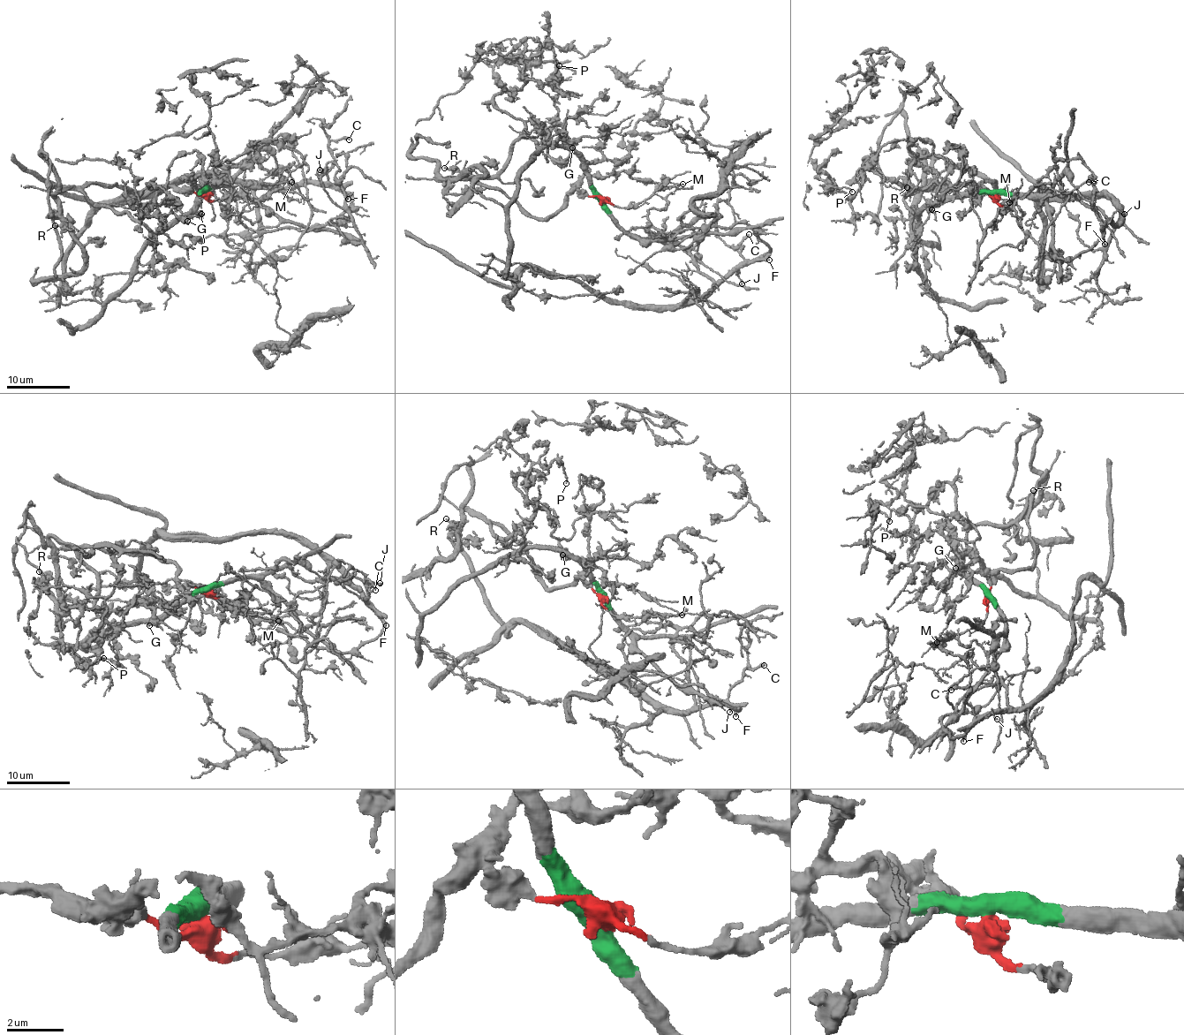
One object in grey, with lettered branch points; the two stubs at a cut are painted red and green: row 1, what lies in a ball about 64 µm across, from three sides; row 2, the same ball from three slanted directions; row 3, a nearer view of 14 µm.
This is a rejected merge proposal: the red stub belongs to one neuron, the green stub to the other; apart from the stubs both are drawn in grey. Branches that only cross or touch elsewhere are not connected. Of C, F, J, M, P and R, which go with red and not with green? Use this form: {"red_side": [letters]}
{"red_side": ["M", "P", "R"]}

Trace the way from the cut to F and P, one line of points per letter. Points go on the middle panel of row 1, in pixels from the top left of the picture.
F: (601, 199), (611, 215), (629, 233), (682, 246), (722, 279), (742, 267), (769, 260)
P: (601, 199), (534, 218), (470, 178), (524, 130), (494, 97), (523, 61), (546, 44), (559, 65)

